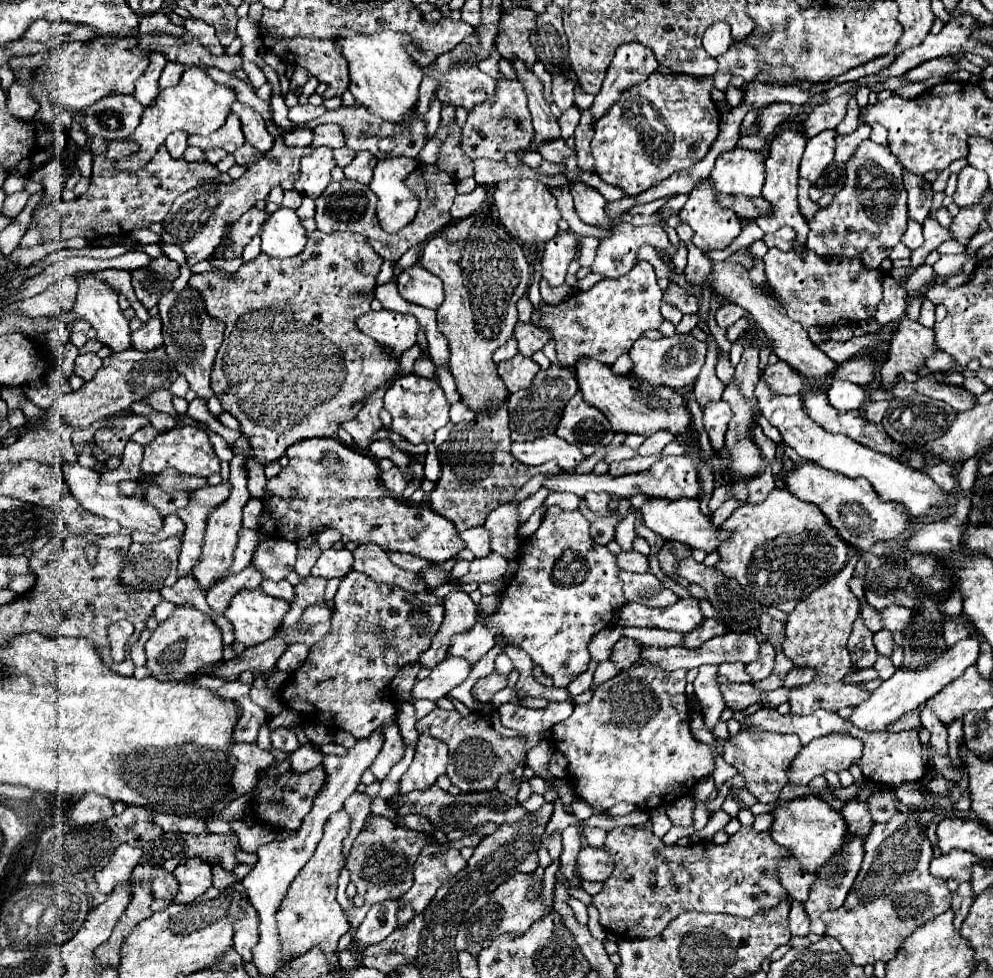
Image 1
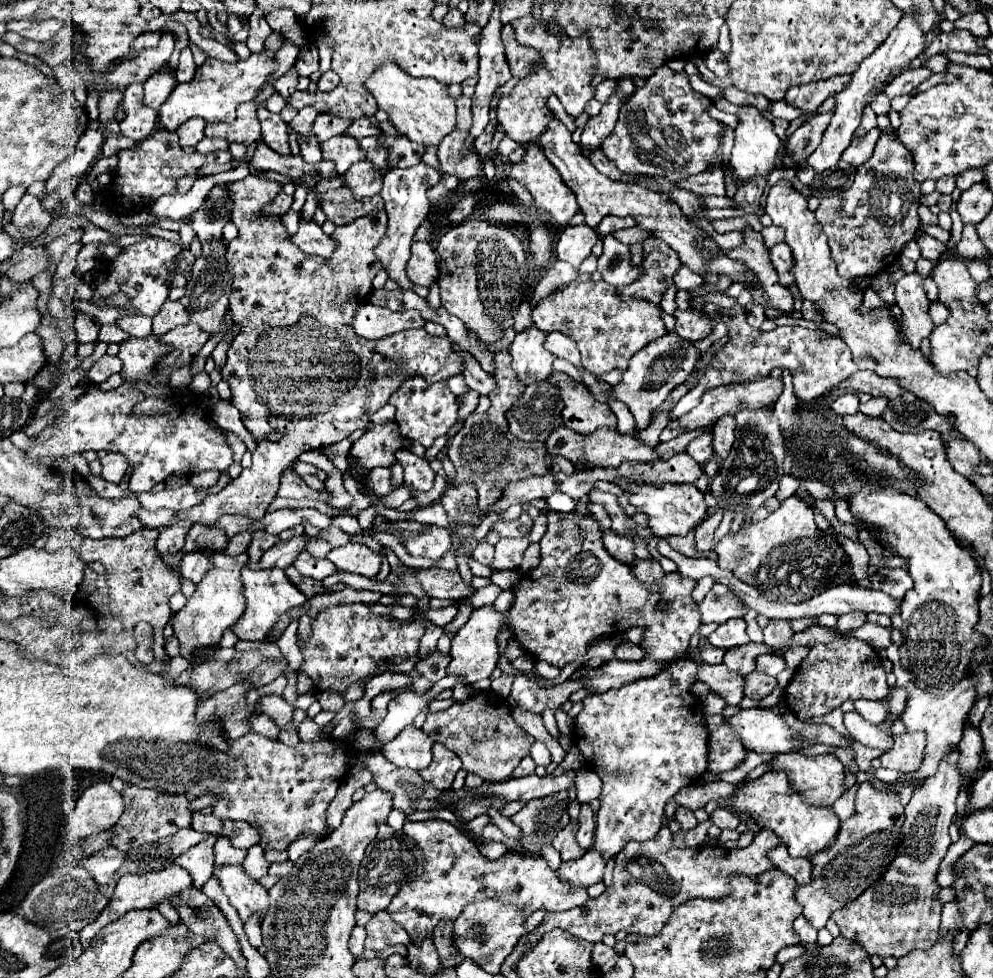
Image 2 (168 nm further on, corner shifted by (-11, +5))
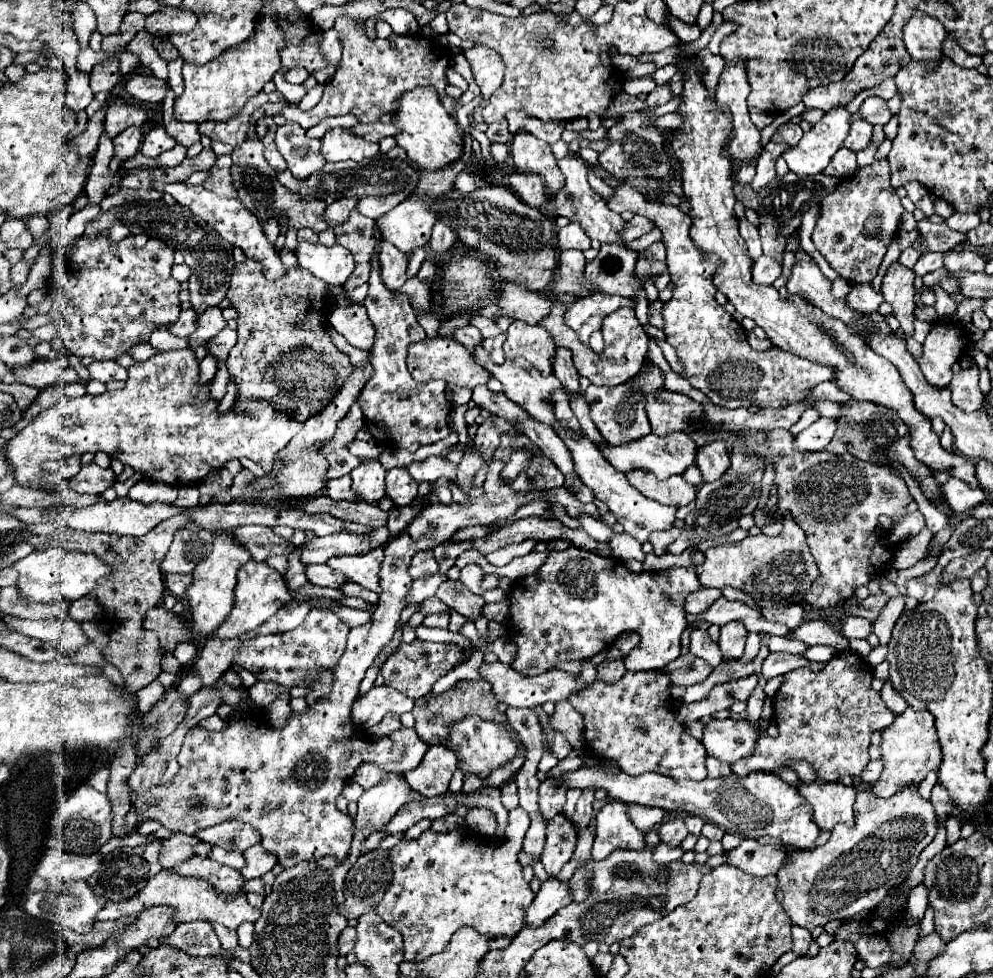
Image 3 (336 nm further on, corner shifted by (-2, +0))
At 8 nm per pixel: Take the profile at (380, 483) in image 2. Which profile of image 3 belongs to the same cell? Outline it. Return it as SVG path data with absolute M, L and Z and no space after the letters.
M344 475L340 479L332 479L328 481L328 495L336 501L340 499L346 499L346 501L352 501L352 503L358 503L358 493L352 489L352 479L350 475Z

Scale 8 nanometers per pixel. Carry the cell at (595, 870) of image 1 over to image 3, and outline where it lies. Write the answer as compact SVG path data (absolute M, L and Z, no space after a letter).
M556 877L542 881L542 887L536 893L530 909L526 909L526 925L542 925L568 903L572 903L572 891L568 881L560 881Z

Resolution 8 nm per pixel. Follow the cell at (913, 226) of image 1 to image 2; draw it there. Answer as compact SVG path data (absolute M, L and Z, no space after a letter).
M923 234L923 236L917 240L917 244L921 246L923 258L927 258L927 260L939 260L939 256L945 254L945 250L947 250L947 246L945 246L943 242L939 242L939 240L935 240L935 238L927 236L927 234Z

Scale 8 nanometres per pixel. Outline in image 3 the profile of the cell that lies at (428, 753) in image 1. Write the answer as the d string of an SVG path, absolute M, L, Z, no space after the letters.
M432 745L420 761L418 769L406 773L404 777L414 791L418 791L424 797L434 797L448 791L448 783L456 767L458 759L448 747Z

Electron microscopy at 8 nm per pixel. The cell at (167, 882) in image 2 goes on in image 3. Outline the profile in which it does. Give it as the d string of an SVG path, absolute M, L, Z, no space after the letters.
M162 869L156 877L152 877L148 881L148 885L138 891L134 897L124 899L124 901L106 901L106 907L98 913L96 921L108 921L112 917L124 917L124 915L134 915L140 913L142 909L154 907L154 905L168 905L172 909L176 909L176 919L178 923L188 923L188 921L196 921L196 919L206 919L206 921L216 921L222 923L228 929L236 929L240 923L244 921L256 921L260 917L260 909L254 909L248 905L246 897L234 897L234 901L226 901L226 897L218 897L218 893L214 893L214 889L210 889L210 885L206 885L206 881L198 881L194 877L182 877L174 871Z

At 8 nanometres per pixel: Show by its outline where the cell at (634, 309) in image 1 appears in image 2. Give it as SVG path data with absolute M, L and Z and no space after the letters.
M571 282L565 290L553 292L541 300L531 312L533 324L543 332L563 332L577 342L583 368L591 374L603 374L611 370L627 370L627 364L635 352L645 348L651 340L657 340L667 330L659 316L657 304L631 298L627 302L609 288L603 292L601 282Z

